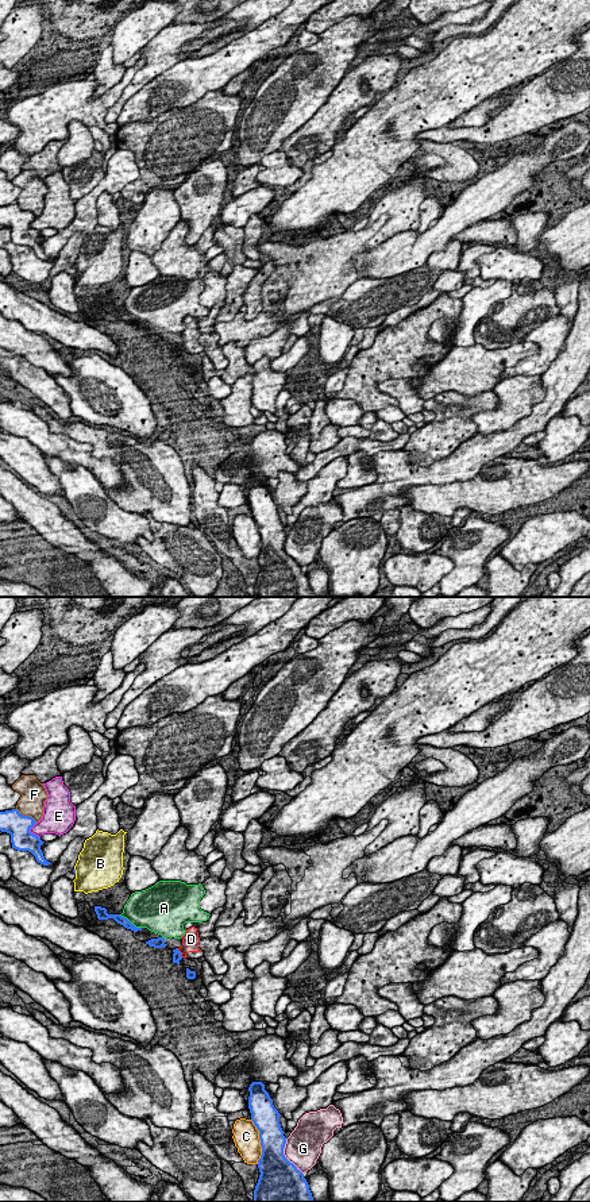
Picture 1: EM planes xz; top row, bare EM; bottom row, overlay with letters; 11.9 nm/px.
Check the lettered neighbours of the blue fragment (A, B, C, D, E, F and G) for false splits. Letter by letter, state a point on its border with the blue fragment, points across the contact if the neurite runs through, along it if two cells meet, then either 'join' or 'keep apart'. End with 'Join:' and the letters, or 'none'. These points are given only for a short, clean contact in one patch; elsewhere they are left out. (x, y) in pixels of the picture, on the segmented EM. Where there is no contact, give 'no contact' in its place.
A: xz (128, 921) | keep apart
B: xz (74, 871) | keep apart
C: xz (261, 1141) | keep apart
D: xz (180, 952) | along xz (176, 948), (182, 956) | keep apart
E: xz (29, 831) | keep apart
F: xz (26, 816) | keep apart
G: xz (284, 1156) | keep apart
Join: none

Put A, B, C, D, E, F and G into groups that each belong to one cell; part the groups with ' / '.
A / B / C / D / E / F / G

